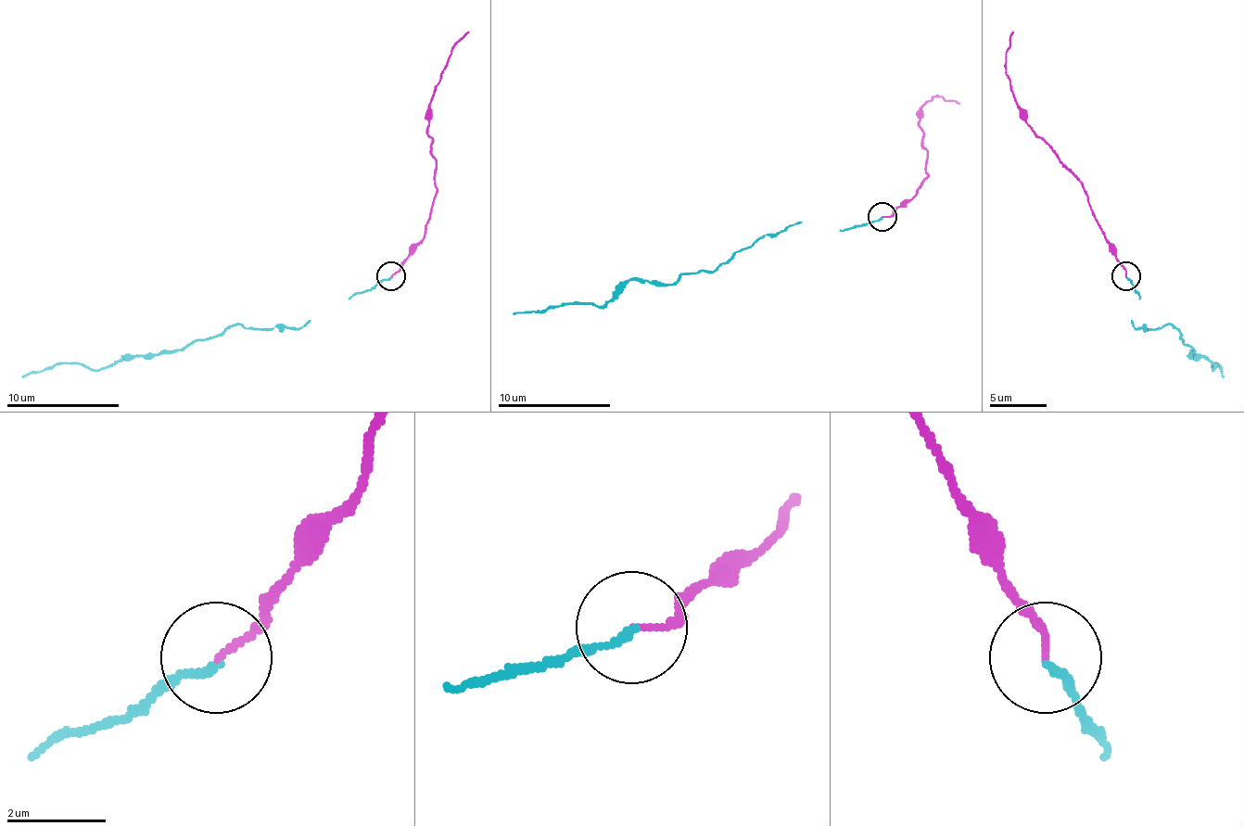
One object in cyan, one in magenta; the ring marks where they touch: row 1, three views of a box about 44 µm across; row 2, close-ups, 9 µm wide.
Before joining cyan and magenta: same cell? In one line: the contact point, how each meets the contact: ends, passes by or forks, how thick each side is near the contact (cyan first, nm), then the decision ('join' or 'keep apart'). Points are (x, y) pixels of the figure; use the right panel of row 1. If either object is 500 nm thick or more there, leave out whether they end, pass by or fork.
at (1125, 276); cyan ends there; magenta ends there; 150 nm thick on the cyan side, 110 nm on the other; keep apart

